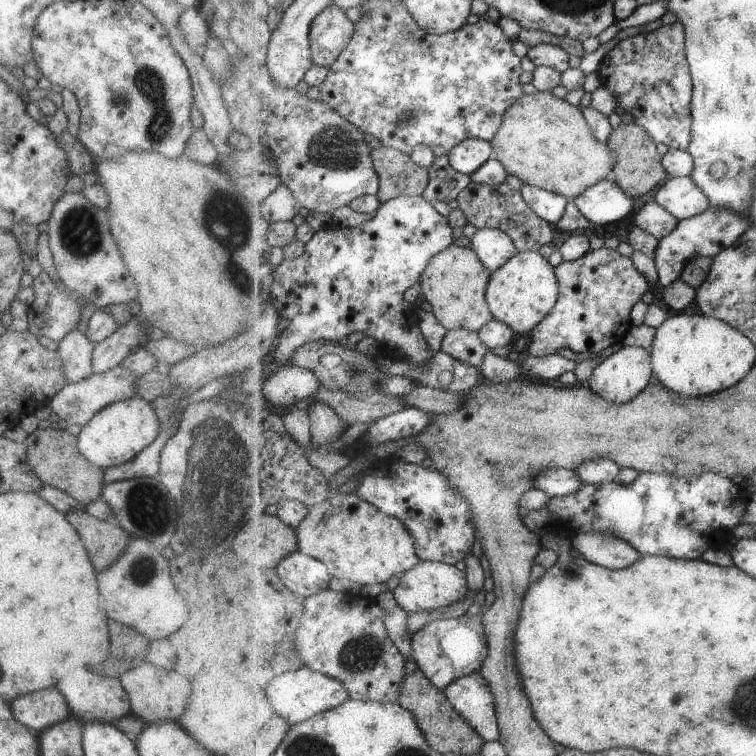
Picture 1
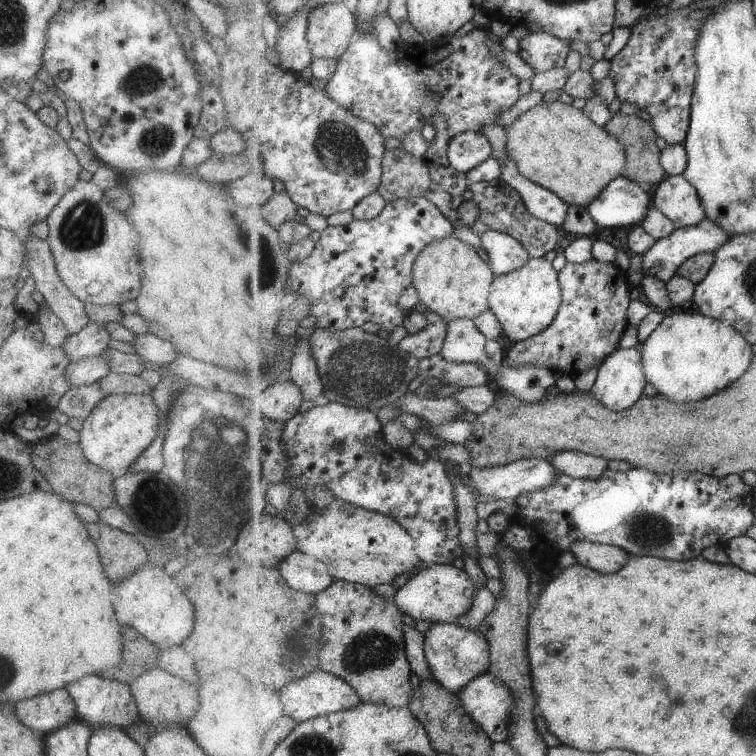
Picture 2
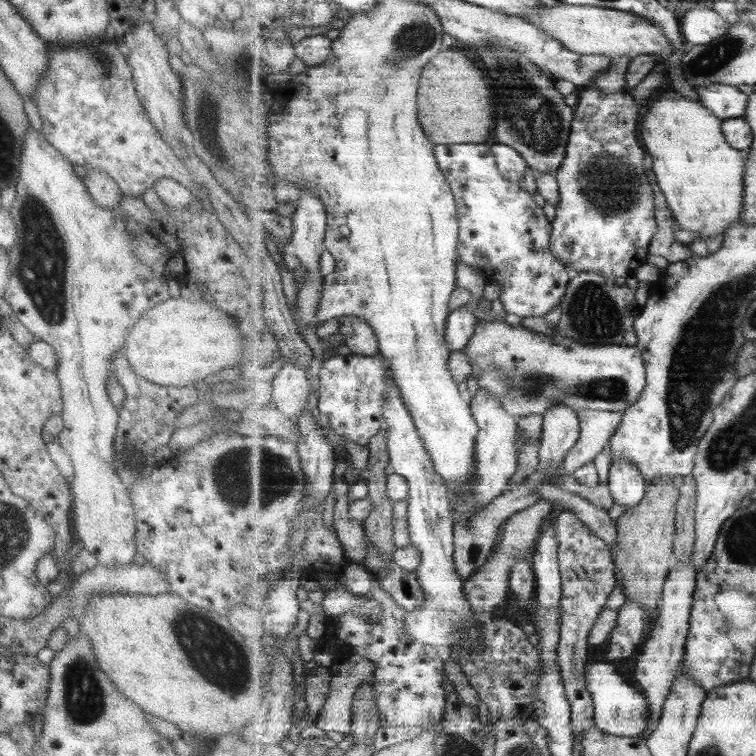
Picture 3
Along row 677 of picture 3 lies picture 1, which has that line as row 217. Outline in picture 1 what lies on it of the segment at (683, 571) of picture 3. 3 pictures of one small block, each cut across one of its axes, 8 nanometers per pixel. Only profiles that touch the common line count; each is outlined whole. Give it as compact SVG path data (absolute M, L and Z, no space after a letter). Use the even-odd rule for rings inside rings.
M655 200L645 203L634 218L635 226L643 228L659 240L669 236L679 226L679 223L678 218L675 218L671 212L667 212Z

